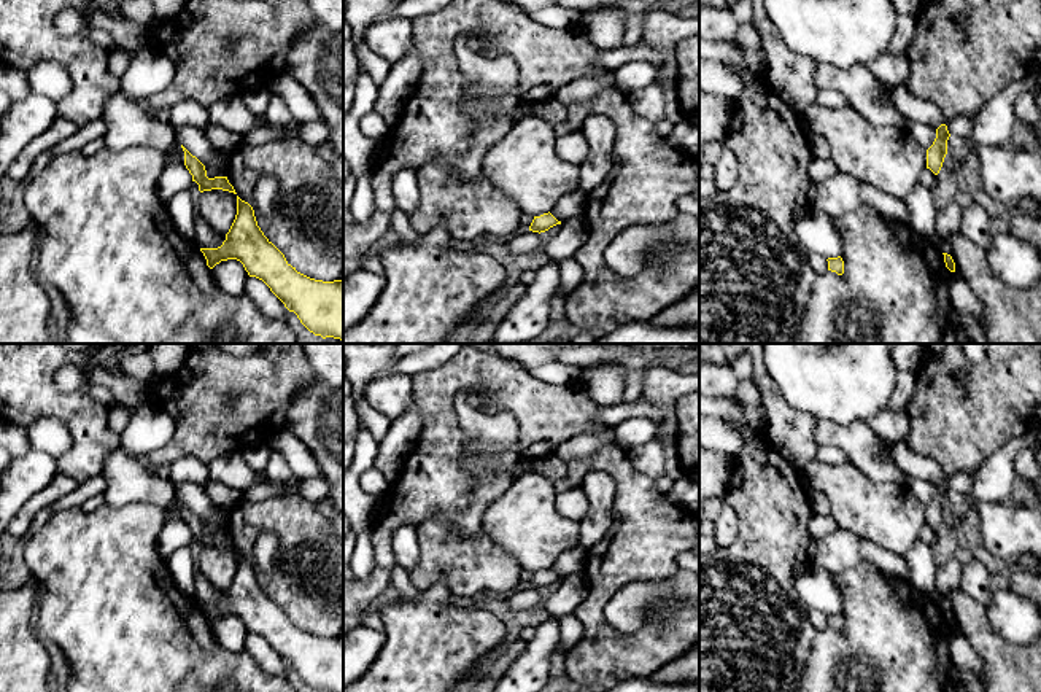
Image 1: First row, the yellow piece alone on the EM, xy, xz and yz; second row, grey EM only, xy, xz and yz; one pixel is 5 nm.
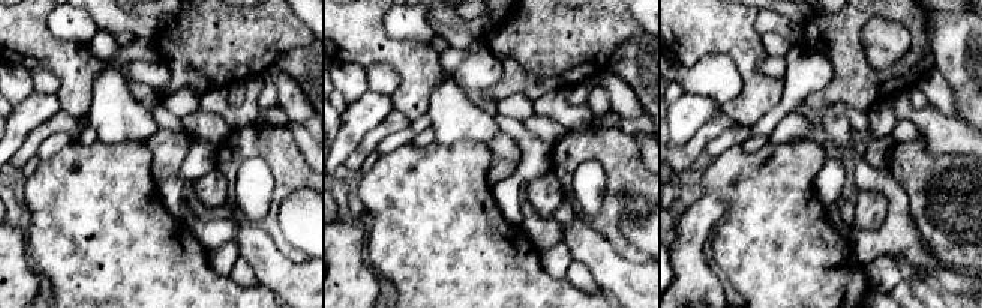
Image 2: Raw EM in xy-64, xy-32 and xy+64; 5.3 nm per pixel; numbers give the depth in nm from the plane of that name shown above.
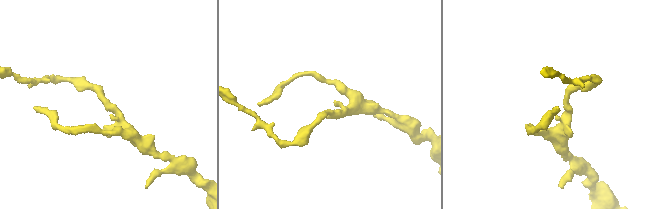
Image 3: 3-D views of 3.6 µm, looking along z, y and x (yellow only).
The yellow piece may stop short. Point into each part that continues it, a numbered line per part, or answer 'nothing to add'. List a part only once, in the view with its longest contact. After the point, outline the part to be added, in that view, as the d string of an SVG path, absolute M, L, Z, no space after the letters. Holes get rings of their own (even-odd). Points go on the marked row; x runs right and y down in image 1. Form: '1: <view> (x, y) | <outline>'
1: yz (889, 158) | M815 102L803 115L806 130L820 134L830 145L830 157L839 173L852 175L901 200L914 191L920 172L927 167L927 150L904 129L874 126L852 105L820 107Z

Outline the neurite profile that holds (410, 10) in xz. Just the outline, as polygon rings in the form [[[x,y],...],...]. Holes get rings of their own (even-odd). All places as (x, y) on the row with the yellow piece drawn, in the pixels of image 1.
[[[401,0],[393,11],[381,14],[372,24],[393,16],[415,21],[416,17],[443,10],[451,2],[453,0]]]

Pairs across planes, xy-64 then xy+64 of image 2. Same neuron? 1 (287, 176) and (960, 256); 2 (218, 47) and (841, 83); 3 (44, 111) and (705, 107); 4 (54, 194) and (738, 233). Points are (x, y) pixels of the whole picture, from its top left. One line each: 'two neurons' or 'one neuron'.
1: one neuron
2: one neuron
3: one neuron
4: one neuron

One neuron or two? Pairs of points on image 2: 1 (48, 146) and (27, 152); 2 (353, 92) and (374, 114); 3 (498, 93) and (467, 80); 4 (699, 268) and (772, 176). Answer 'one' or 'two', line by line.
1: two
2: two
3: two
4: two

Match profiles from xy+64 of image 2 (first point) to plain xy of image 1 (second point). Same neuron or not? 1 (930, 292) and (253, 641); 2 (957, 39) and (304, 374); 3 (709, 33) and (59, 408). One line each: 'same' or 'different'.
1: same
2: different
3: same

